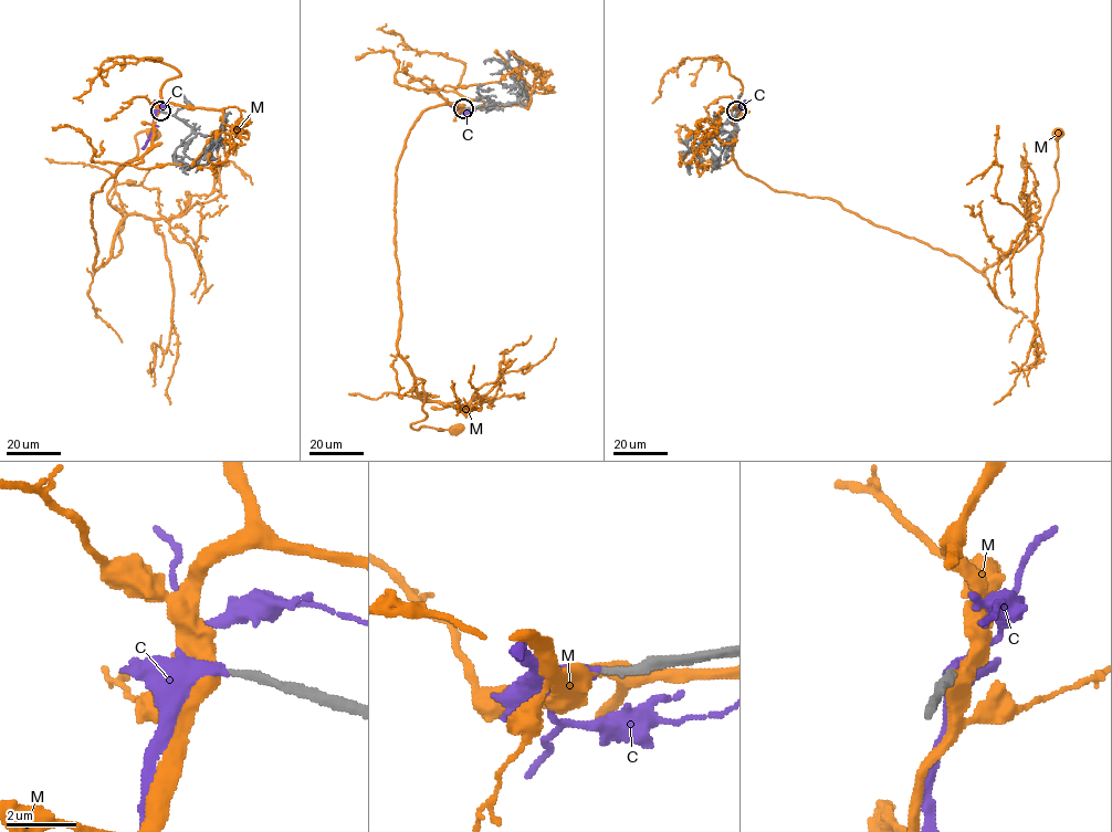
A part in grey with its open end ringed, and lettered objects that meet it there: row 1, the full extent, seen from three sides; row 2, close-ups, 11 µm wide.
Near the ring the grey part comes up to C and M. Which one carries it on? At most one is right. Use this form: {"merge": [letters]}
{"merge": ["C"]}

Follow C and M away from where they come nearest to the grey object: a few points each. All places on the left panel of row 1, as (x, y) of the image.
C: (159, 112), (143, 149)
M: (159, 112), (153, 145), (93, 195), (95, 271), (122, 248), (116, 170), (156, 133)

